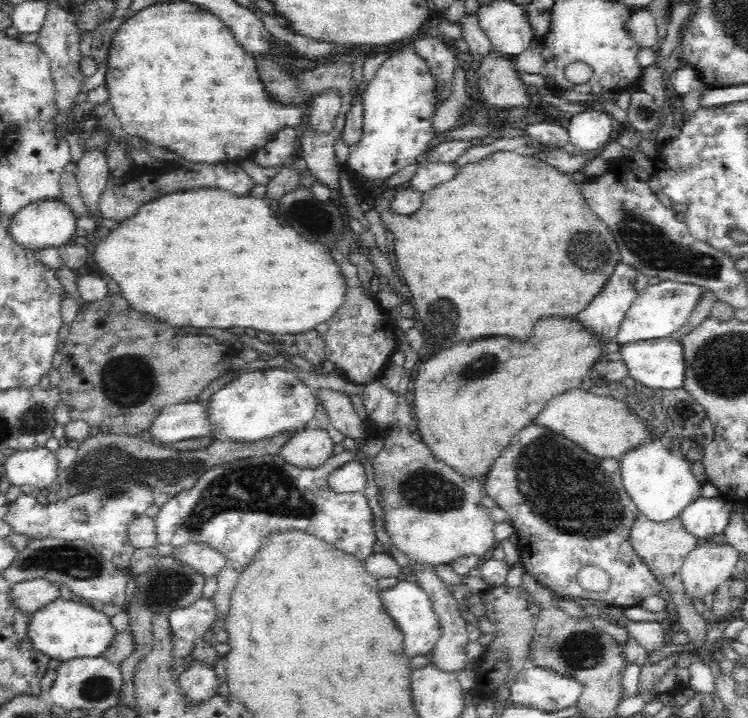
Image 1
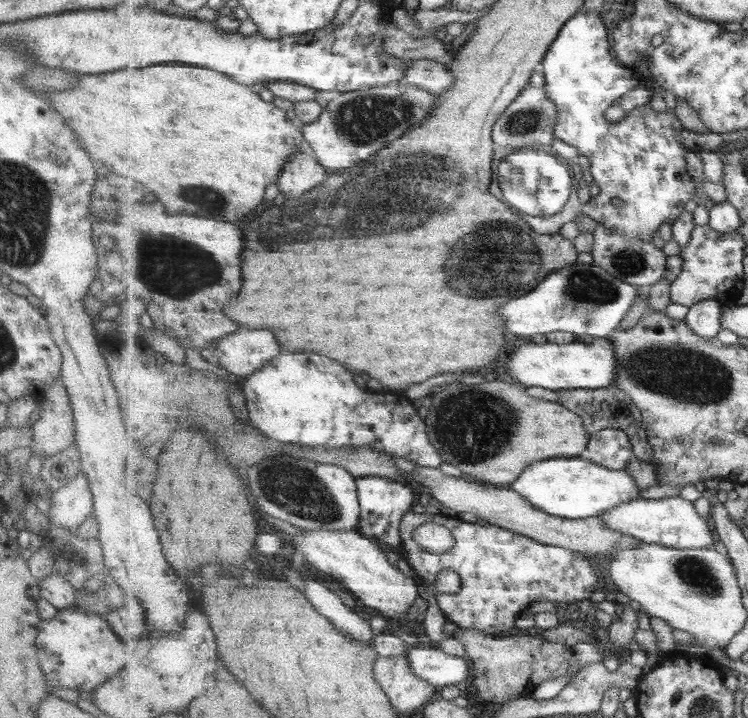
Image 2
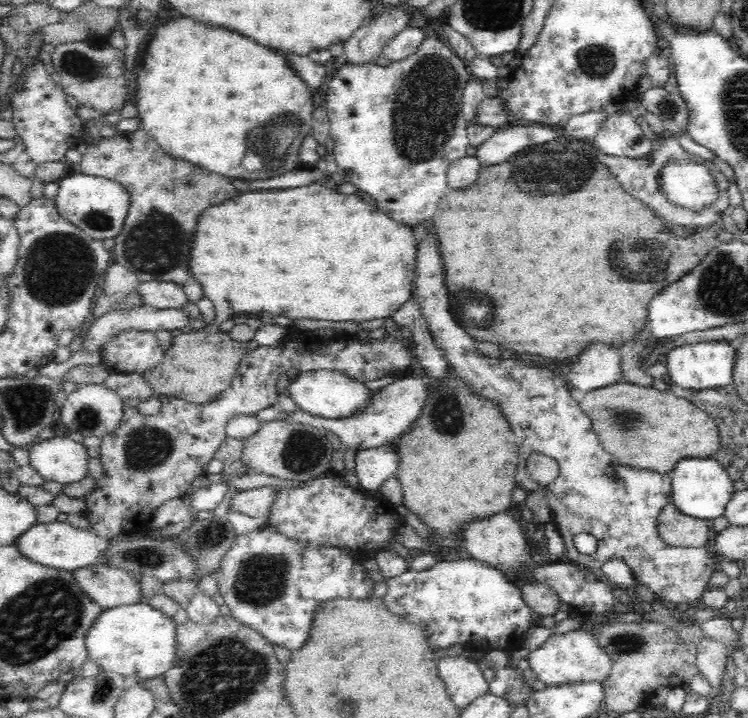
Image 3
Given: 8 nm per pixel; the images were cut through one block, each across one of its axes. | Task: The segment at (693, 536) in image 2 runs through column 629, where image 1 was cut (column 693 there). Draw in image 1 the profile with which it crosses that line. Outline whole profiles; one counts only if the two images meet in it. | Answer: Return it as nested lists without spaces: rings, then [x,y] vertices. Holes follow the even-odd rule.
[[[723,496],[697,498],[679,514],[684,528],[696,538],[711,539],[713,534],[722,534],[731,517],[727,499]]]

